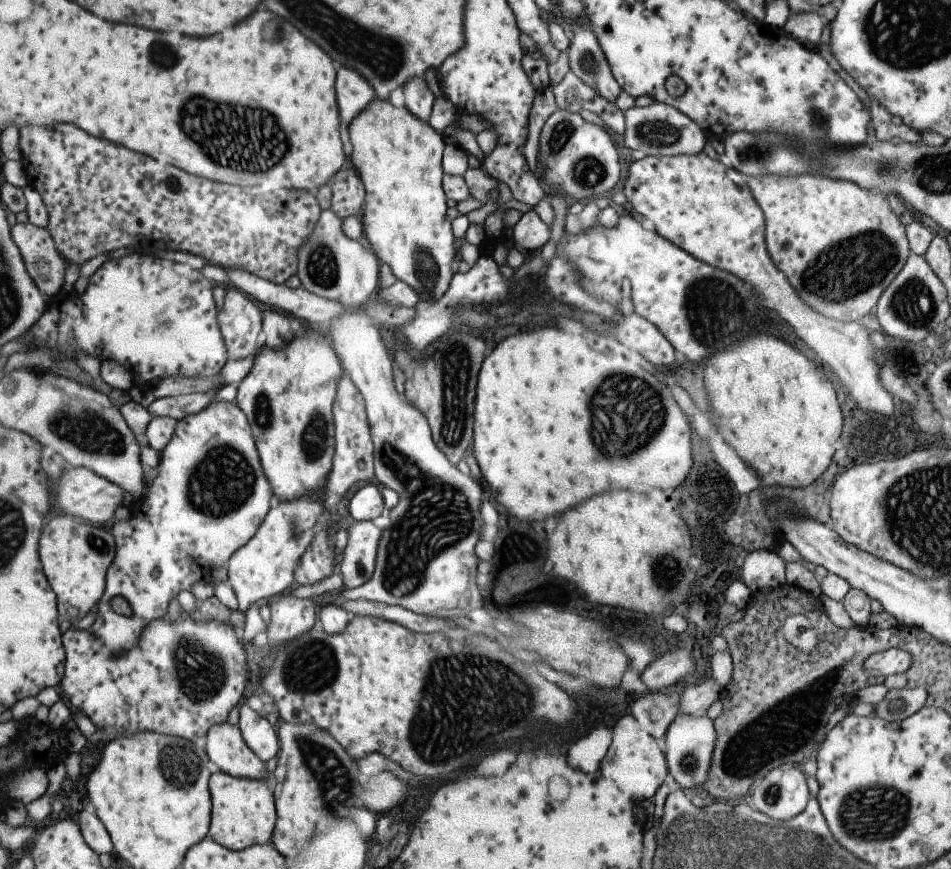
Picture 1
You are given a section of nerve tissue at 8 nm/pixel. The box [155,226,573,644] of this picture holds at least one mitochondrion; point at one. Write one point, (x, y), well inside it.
(431, 524)

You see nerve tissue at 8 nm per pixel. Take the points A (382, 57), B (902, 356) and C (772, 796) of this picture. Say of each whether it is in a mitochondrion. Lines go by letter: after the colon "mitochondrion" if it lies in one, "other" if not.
A: mitochondrion
B: mitochondrion
C: mitochondrion

